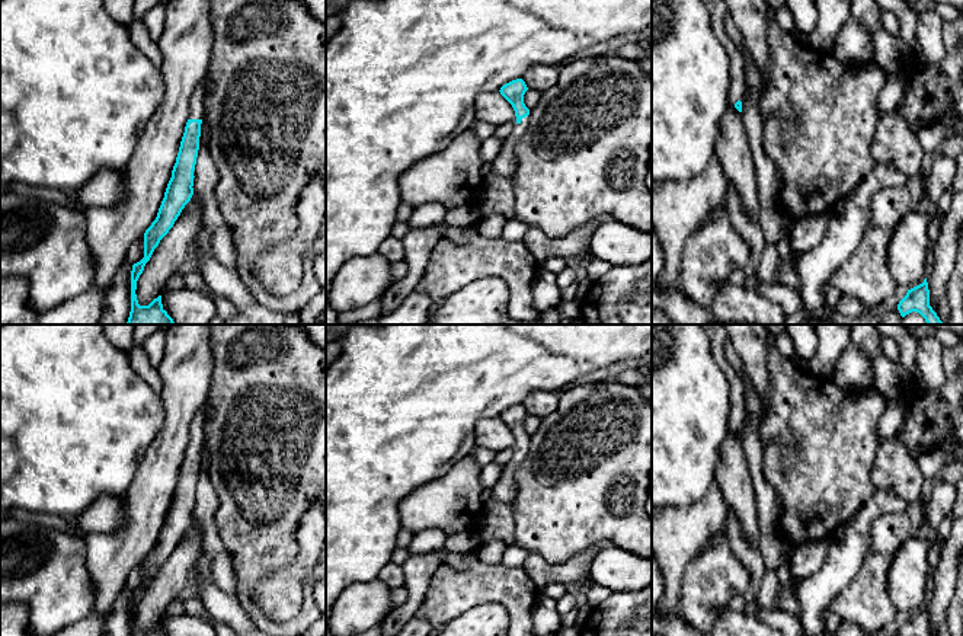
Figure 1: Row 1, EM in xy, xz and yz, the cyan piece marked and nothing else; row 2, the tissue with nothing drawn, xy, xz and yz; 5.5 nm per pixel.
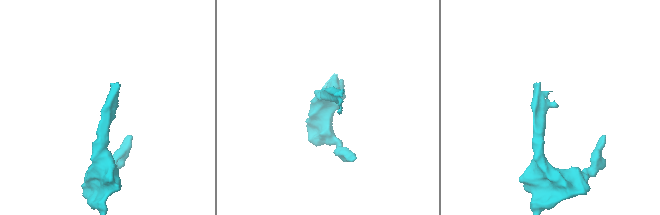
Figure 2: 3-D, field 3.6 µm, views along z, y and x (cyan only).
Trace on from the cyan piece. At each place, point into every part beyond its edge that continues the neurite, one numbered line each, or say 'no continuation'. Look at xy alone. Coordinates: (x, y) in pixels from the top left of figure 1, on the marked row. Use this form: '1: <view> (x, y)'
1: xy (197, 109)

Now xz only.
1: xz (505, 163)

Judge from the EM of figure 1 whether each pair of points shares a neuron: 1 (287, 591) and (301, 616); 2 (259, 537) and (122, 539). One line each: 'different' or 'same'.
1: different
2: different

